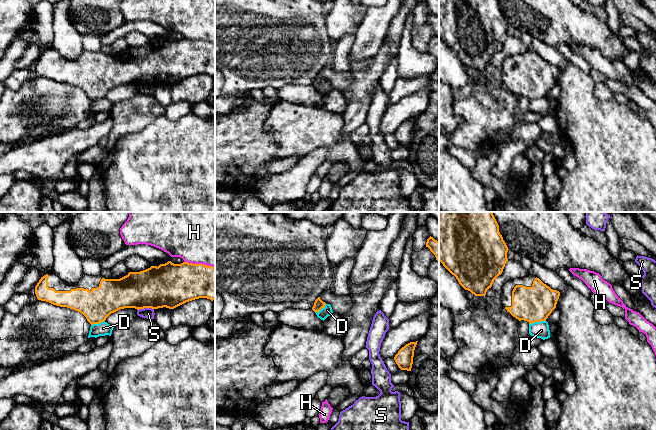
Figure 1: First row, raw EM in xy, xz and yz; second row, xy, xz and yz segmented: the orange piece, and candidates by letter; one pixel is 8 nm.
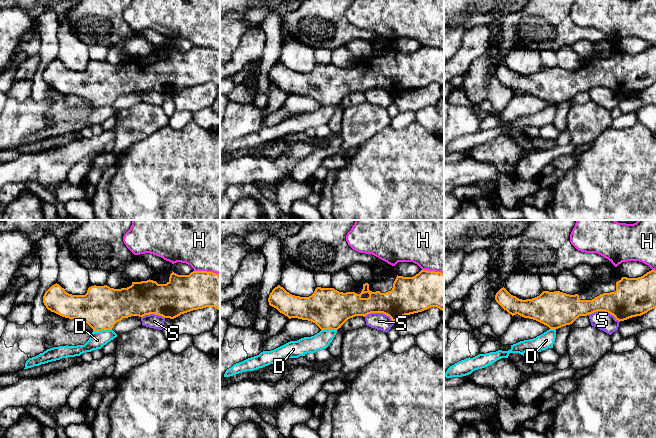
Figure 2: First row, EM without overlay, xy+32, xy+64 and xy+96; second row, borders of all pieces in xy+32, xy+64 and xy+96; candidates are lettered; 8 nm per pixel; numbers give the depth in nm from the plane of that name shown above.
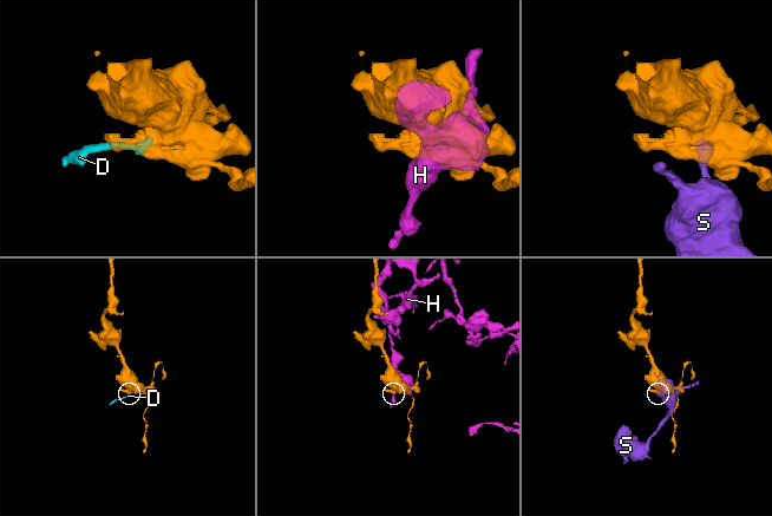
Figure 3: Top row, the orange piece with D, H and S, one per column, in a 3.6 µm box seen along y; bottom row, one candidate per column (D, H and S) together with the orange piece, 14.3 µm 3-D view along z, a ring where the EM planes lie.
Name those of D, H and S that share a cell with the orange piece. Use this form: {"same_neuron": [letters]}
{"same_neuron": []}

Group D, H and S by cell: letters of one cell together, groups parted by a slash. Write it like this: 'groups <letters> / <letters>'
groups D / H / S

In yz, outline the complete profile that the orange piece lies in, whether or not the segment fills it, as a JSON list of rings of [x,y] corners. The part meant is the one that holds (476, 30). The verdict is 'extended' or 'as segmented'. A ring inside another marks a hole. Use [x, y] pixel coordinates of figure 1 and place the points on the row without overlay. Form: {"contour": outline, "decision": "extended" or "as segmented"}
{"contour": [[[439,0],[439,37],[465,66],[475,72],[485,72],[494,56],[502,50],[508,37],[508,26],[498,0]]], "decision": "as segmented"}

